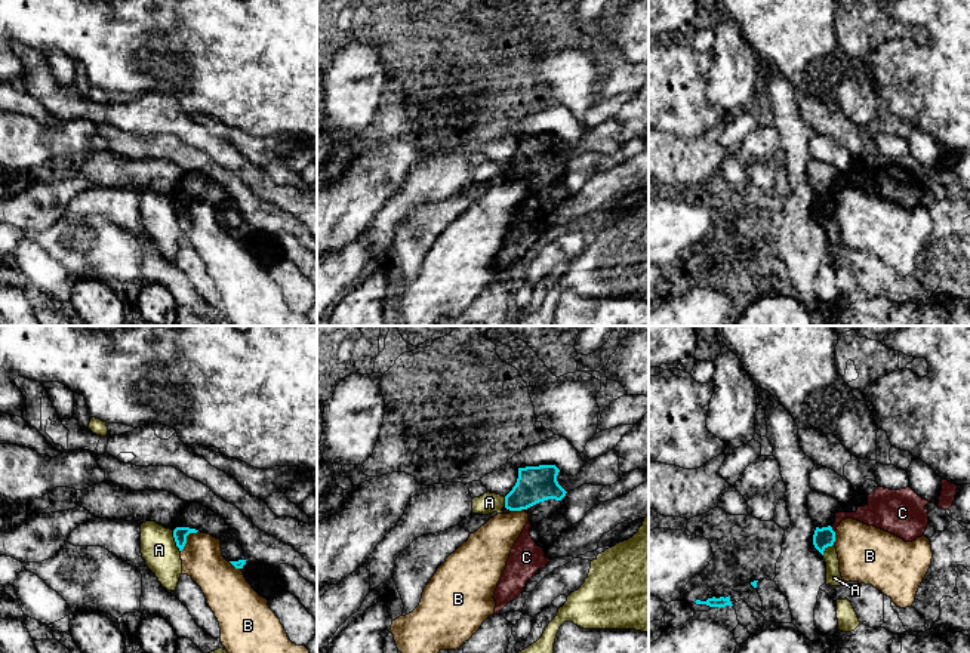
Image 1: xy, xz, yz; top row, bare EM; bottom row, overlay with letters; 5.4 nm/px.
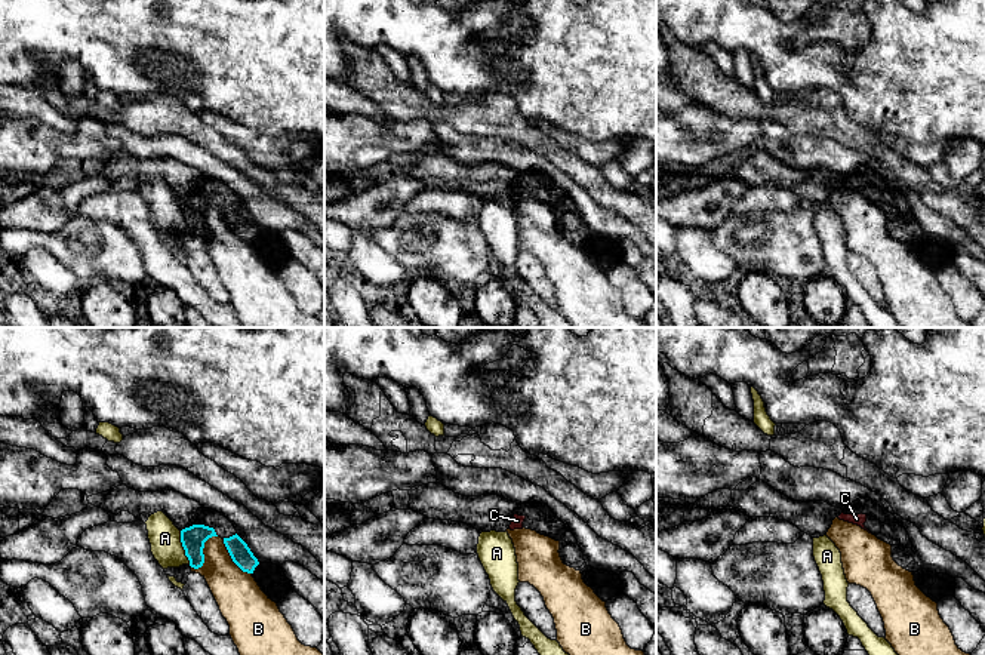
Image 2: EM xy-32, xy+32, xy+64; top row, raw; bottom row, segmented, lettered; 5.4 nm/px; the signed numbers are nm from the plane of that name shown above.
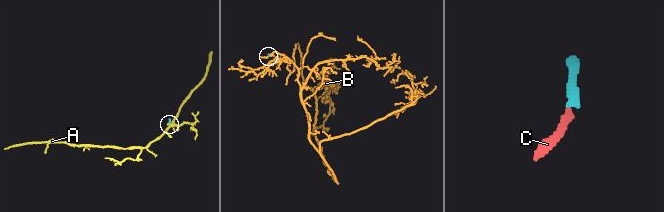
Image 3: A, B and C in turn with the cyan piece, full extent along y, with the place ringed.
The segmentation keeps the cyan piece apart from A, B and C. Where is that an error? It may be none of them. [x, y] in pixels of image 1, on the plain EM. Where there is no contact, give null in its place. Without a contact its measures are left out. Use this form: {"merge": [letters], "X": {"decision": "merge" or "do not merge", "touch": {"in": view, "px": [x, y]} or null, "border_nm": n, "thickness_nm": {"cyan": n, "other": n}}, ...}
{"merge": ["C"], "A": {"decision": "do not merge", "touch": {"in": "xy", "px": [175, 209]}, "border_nm": 130, "thickness_nm": {"cyan": 80, "other": 200}}, "B": {"decision": "do not merge", "touch": {"in": "xy", "px": [185, 208]}, "border_nm": 150, "thickness_nm": {"cyan": 80, "other": 220}}, "C": {"decision": "merge", "touch": {"in": "yz", "px": [831, 197]}, "border_nm": 50, "thickness_nm": {"cyan": 110, "other": 130}}}

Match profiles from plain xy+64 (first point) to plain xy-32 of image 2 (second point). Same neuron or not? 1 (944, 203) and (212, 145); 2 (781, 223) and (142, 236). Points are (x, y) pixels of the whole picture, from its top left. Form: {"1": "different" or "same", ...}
{"1": "same", "2": "different"}

